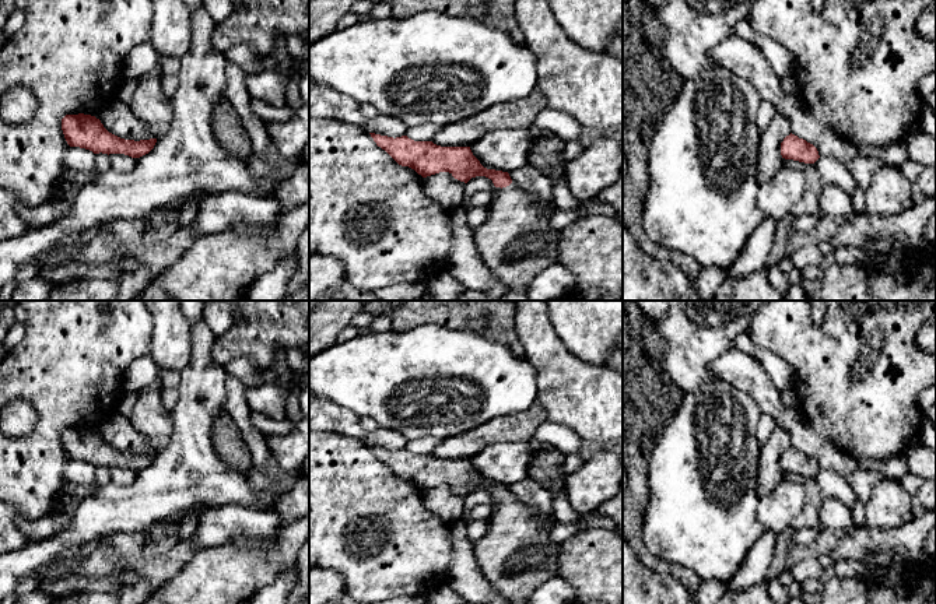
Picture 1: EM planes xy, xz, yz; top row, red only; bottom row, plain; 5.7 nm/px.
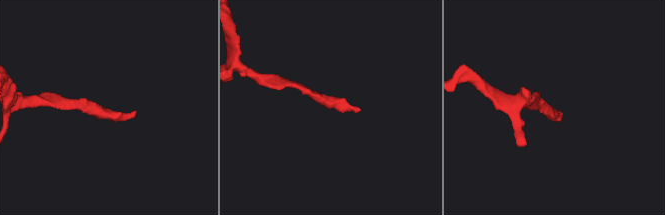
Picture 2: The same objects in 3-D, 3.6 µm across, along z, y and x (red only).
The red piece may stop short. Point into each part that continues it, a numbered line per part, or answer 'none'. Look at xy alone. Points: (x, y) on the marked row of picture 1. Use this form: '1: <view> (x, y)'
none

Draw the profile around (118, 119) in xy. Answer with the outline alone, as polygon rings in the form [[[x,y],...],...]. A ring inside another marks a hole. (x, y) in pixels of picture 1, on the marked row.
[[[119,99],[101,112],[99,120],[109,133],[125,140],[155,138],[146,123],[136,117],[129,103]]]

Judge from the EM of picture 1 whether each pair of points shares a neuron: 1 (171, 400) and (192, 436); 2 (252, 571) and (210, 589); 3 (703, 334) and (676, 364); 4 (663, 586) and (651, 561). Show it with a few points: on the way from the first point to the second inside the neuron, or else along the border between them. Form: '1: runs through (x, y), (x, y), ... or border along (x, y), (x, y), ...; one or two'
1: border along (178, 389), (178, 401), (171, 410); two
2: runs through (242, 571), (232, 572), (220, 579); one
3: runs through (696, 341), (683, 357); one
4: border along (637, 558), (656, 572), (675, 576), (686, 589); two

